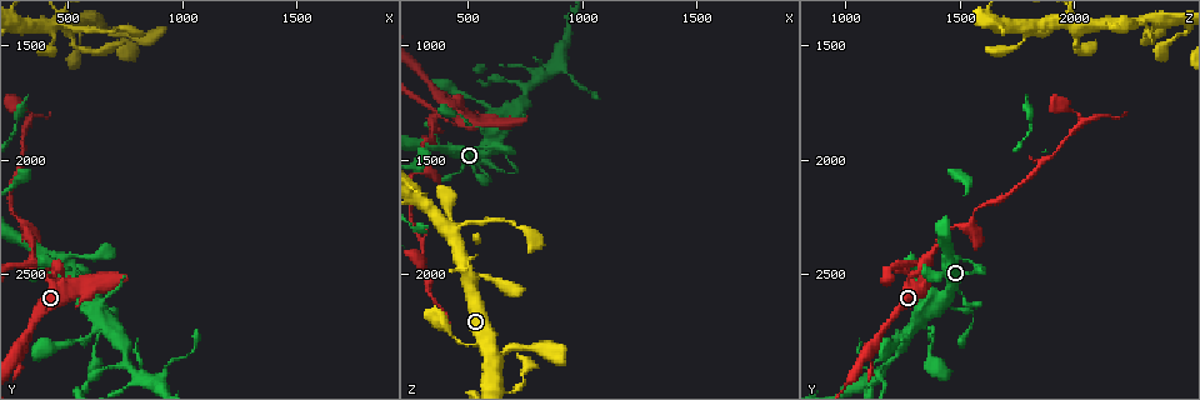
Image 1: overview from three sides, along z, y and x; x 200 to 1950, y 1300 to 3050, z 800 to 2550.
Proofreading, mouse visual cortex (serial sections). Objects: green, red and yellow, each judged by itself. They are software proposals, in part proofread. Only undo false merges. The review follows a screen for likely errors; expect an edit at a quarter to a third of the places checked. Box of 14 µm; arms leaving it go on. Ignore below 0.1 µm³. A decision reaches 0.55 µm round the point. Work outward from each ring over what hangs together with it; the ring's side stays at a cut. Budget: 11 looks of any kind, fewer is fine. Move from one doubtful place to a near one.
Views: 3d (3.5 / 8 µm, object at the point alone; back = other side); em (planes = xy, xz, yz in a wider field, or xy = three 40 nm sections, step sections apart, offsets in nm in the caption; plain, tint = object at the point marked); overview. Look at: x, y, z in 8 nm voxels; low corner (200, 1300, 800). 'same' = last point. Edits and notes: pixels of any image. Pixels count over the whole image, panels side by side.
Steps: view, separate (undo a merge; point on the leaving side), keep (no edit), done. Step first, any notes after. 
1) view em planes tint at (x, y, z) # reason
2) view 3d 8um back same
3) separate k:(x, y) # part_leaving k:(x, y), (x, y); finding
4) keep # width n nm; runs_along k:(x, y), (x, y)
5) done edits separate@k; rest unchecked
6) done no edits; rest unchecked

view 3d 3.5um at (540, 1490, 2010) # thin neck

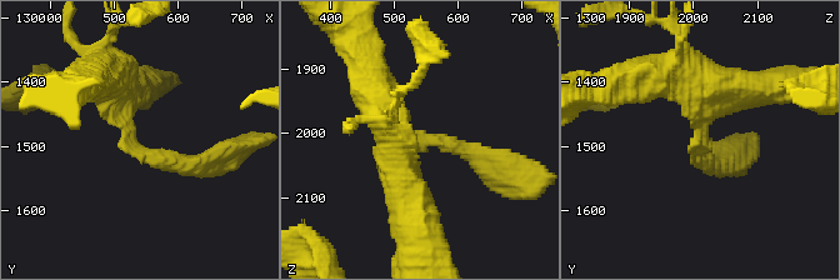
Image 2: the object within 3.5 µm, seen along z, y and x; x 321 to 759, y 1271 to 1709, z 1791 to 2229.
view em xy step 1 tint at (535, 1495, 2020) # arm_widths 200, 500 nm; now the EM

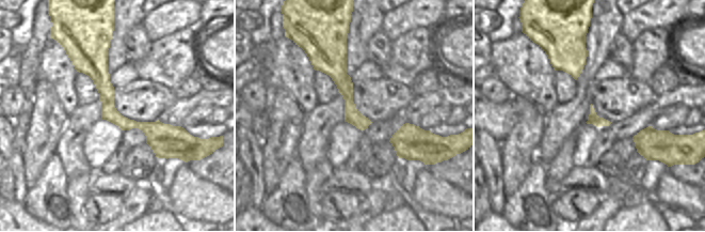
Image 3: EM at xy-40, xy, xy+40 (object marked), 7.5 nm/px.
keep # runs_along 2:(124, 89), (124, 120), (143, 150), (204, 165); one cell here

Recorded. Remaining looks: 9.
view 3d 8um back at (410, 2470, 1340) # narrows sharply

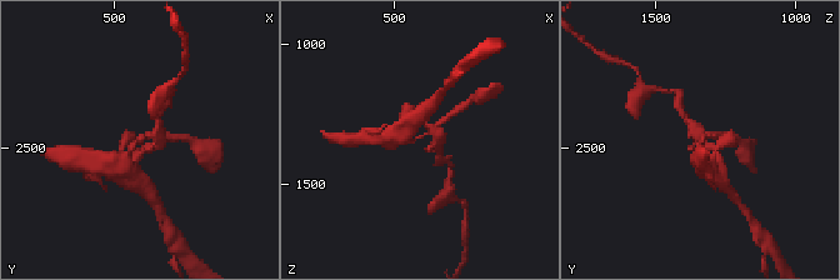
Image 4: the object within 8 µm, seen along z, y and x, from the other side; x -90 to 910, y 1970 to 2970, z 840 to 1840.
view 3d 3.5um at (400, 2470, 1330)

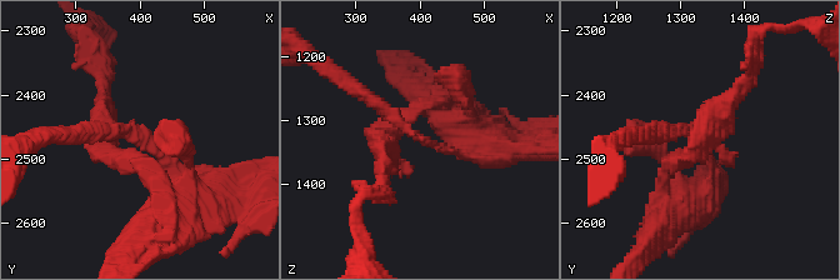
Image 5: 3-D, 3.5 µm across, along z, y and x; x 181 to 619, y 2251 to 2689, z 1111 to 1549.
view em xy step 2 tint at (405, 2475, 1330) # arm_widths 200, 300 nm; now the EM

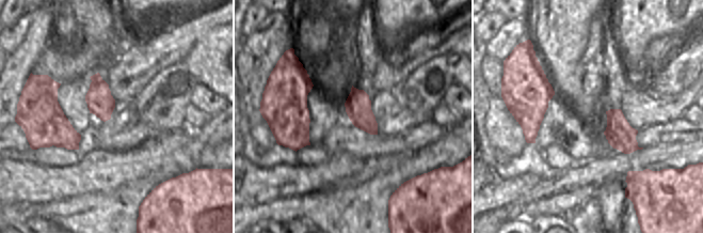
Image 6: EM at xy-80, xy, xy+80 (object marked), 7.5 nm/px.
separate 5:(95, 149) # part_leaving 5:(673, 160), (689, 156), (749, 73); two cells meet here

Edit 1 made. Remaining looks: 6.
view overview

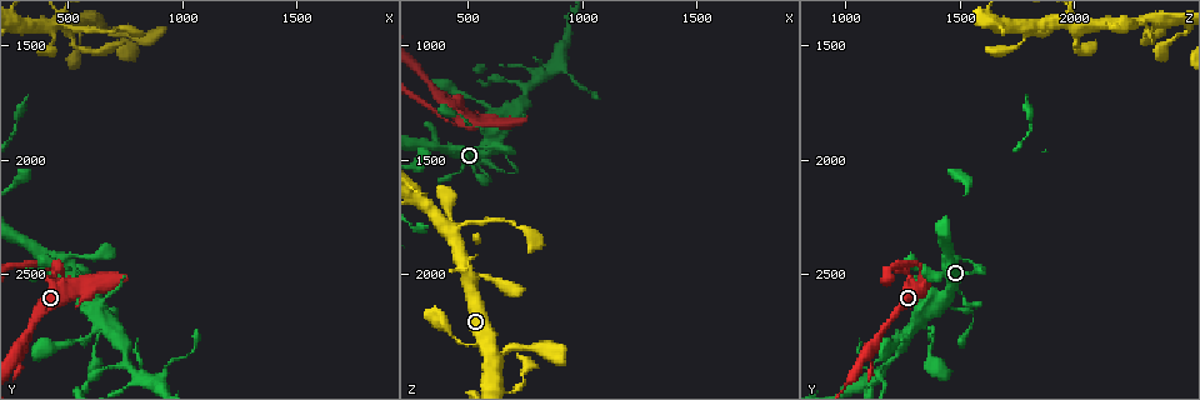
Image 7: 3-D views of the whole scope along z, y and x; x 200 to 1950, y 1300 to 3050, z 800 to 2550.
view 3d 8um back at (660, 2710, 1330) # four arms meet

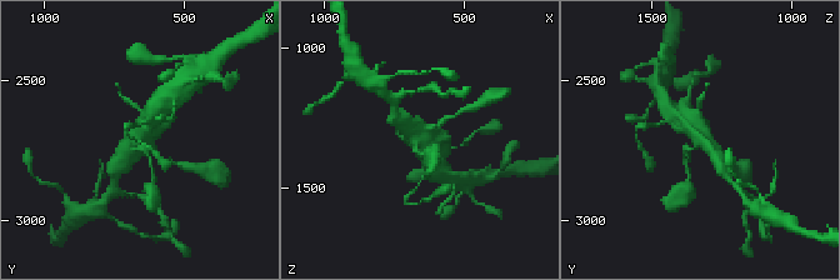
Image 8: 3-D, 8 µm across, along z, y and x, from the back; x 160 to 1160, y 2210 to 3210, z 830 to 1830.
view 3d 3.5um at (650, 2710, 1320)

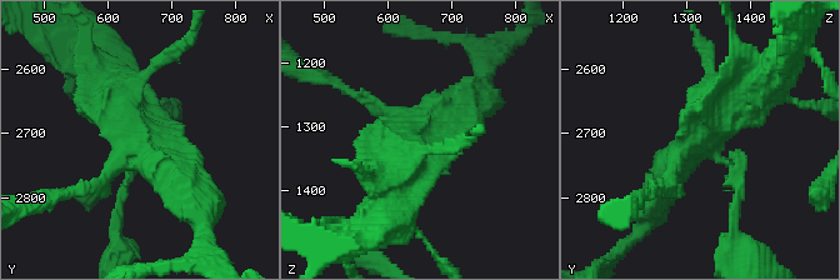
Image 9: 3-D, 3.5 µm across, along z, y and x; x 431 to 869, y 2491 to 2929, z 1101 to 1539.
view em xy step 1 tint at (650, 2710, 1325)

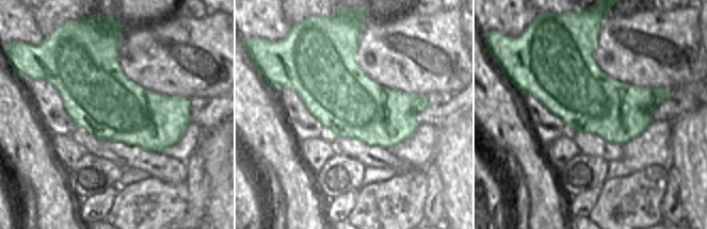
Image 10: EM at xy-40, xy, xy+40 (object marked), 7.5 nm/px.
keep # width 500 nm; runs_along 9:(755, 84), (726, 106), (660, 195); continuous, no second cell

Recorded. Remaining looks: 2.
view 3d 3.5um at (770, 2880, 1190) # three arms meet

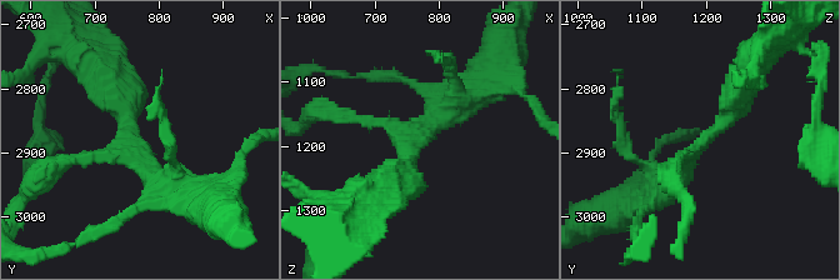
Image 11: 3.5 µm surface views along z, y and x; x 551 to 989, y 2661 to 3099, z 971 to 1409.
view em xy step 1 tint at (755, 2885, 1190) # arms 3; arm_widths 150, 300, 350 nm; shape alone is not enough

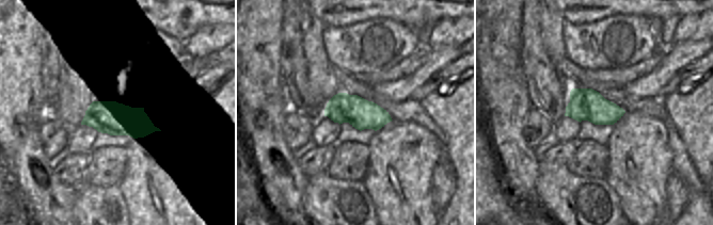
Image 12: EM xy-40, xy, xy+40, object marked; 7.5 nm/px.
keep # runs_along 11:(746, 79), (724, 121), (663, 190); one cell here

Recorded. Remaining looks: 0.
done edits separate@5; rest unchecked

